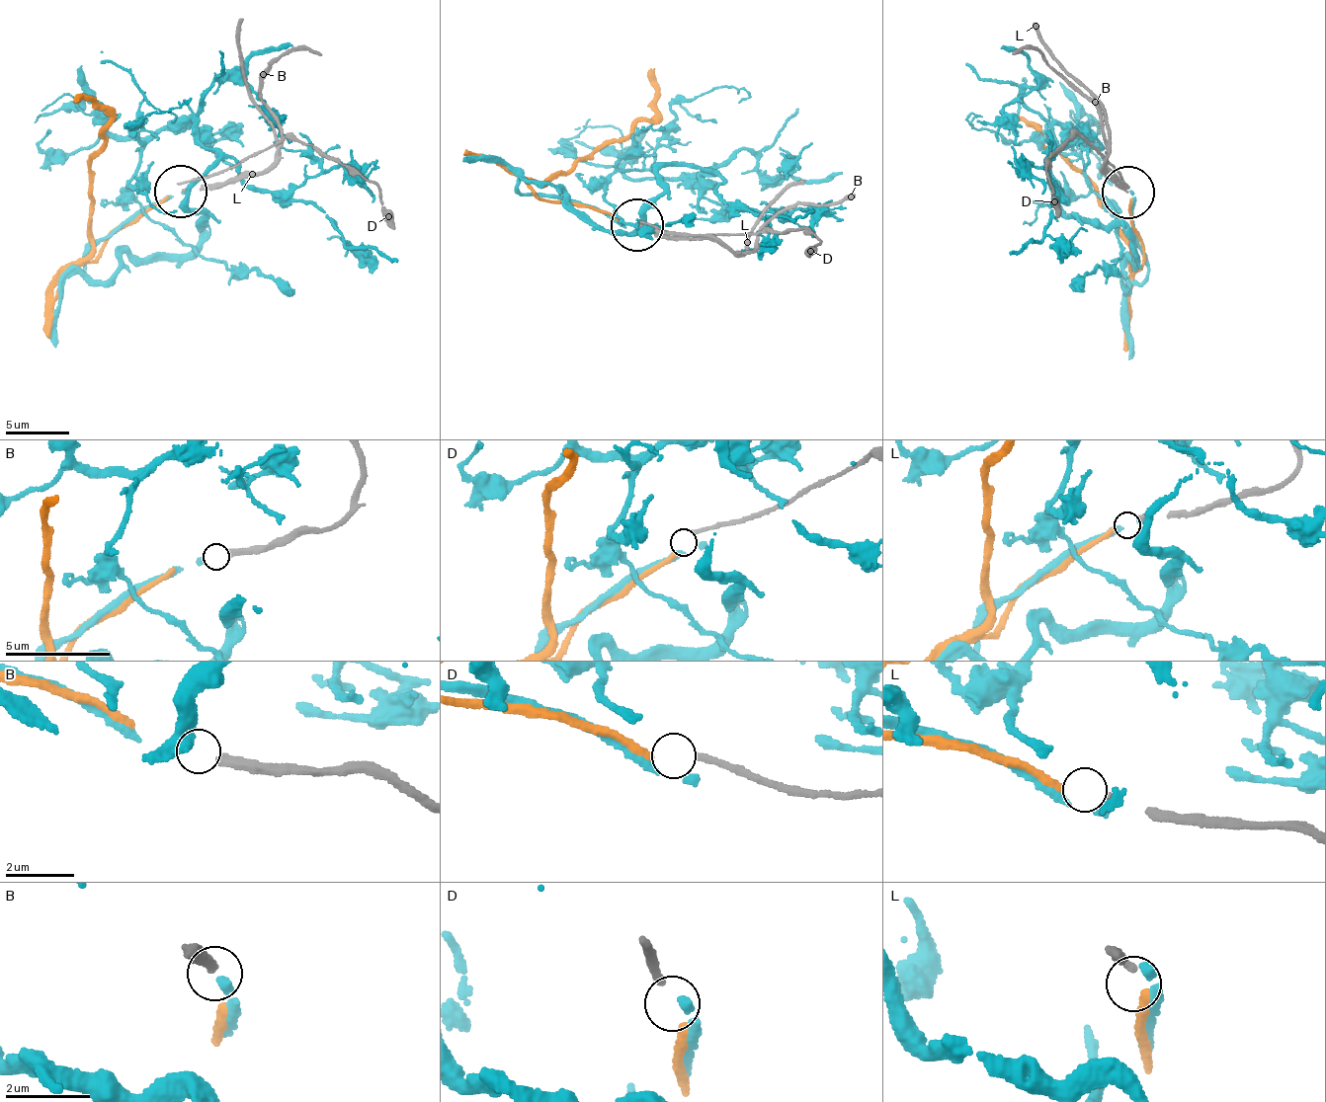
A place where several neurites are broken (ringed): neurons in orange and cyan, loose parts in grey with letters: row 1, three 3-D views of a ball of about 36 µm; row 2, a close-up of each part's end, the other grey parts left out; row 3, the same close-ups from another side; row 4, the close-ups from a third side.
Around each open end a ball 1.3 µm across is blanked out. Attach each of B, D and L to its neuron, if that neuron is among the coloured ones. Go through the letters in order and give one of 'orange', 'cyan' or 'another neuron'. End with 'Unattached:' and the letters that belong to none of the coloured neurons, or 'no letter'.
B: cyan
D: another neuron
L: orange
Unattached: D

